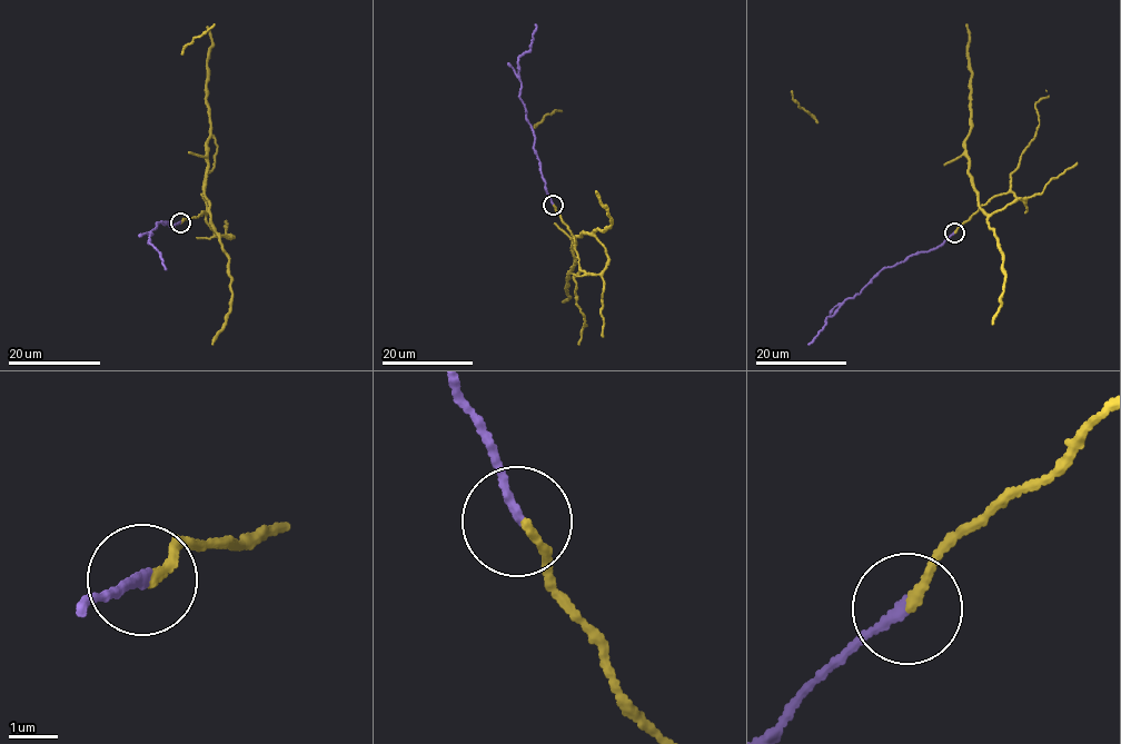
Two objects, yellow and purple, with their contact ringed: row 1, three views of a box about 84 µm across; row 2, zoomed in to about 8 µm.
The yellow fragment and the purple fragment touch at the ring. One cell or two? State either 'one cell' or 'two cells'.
one cell

